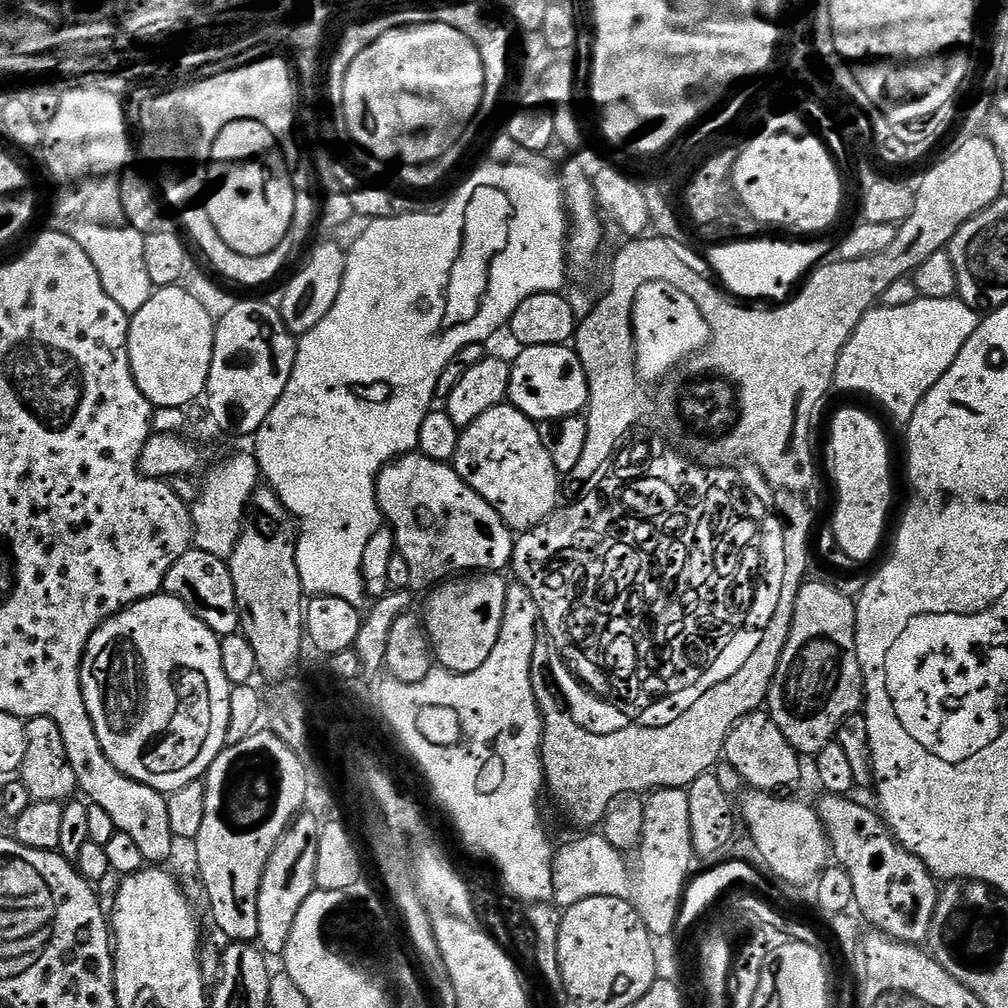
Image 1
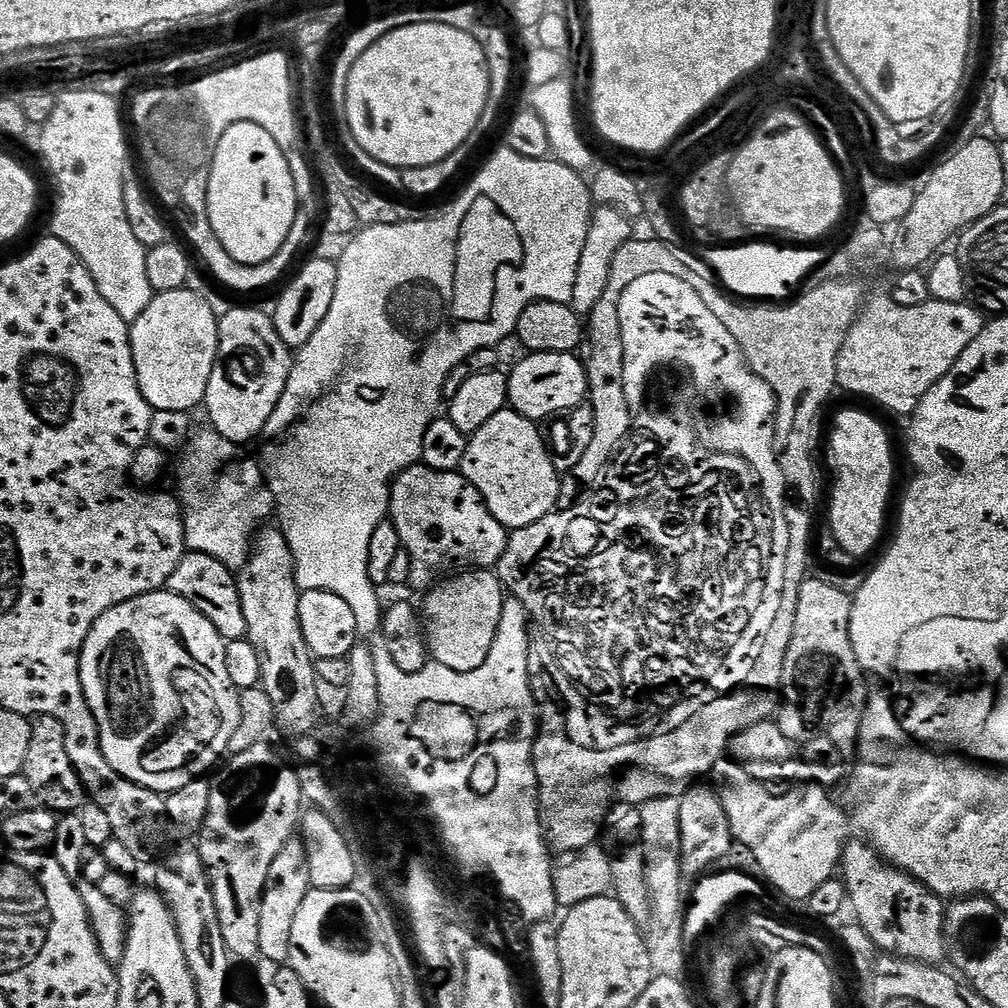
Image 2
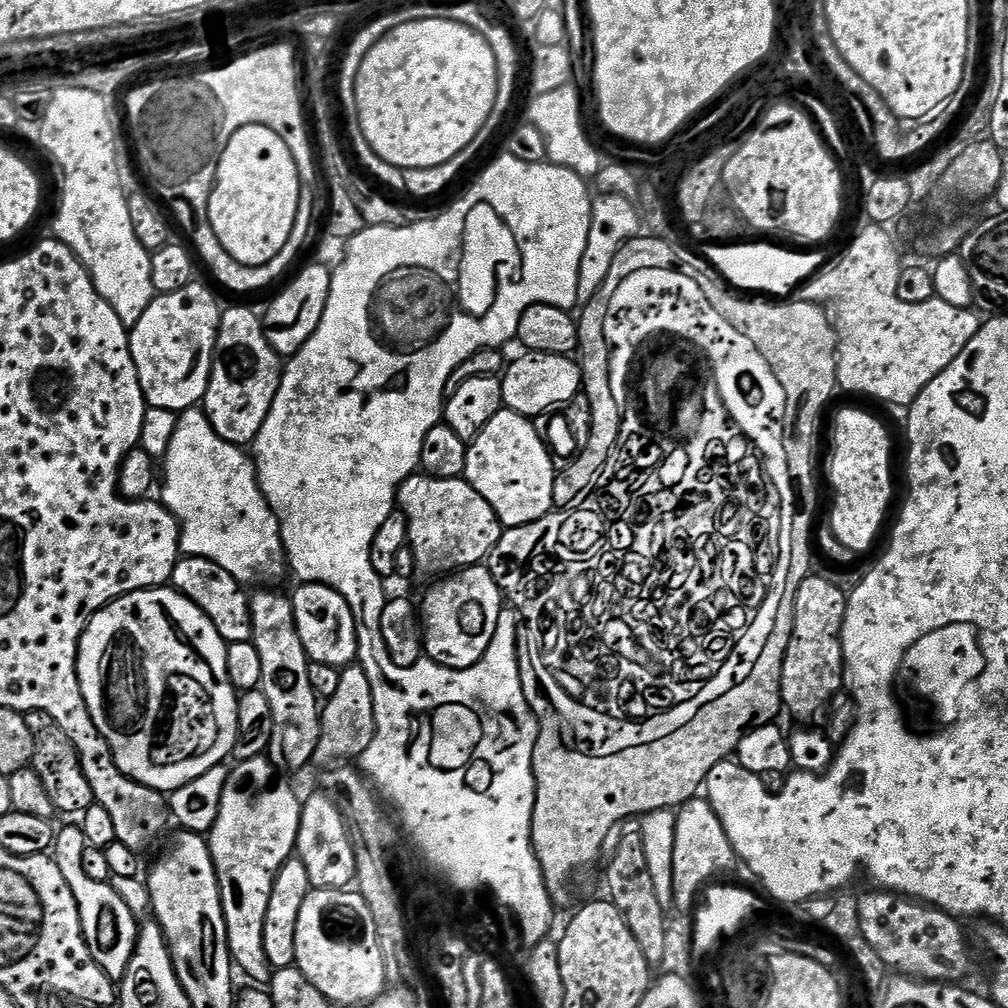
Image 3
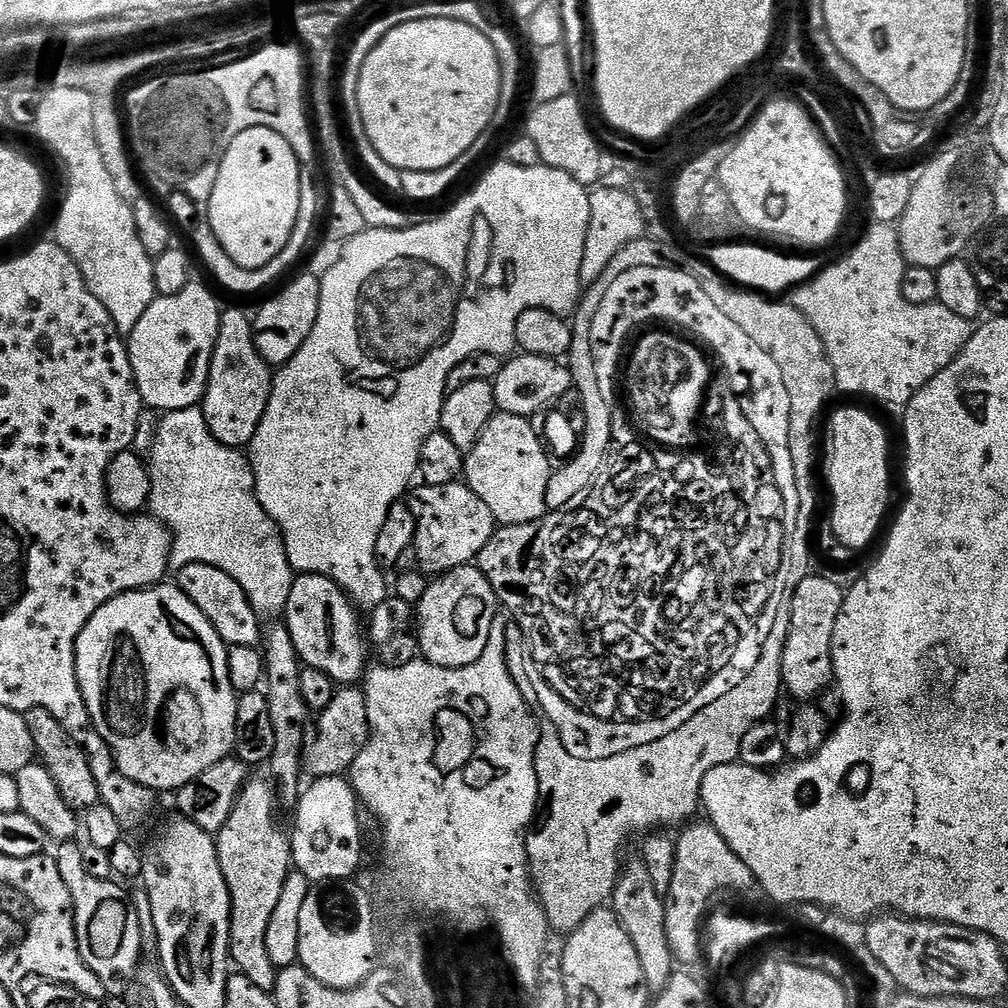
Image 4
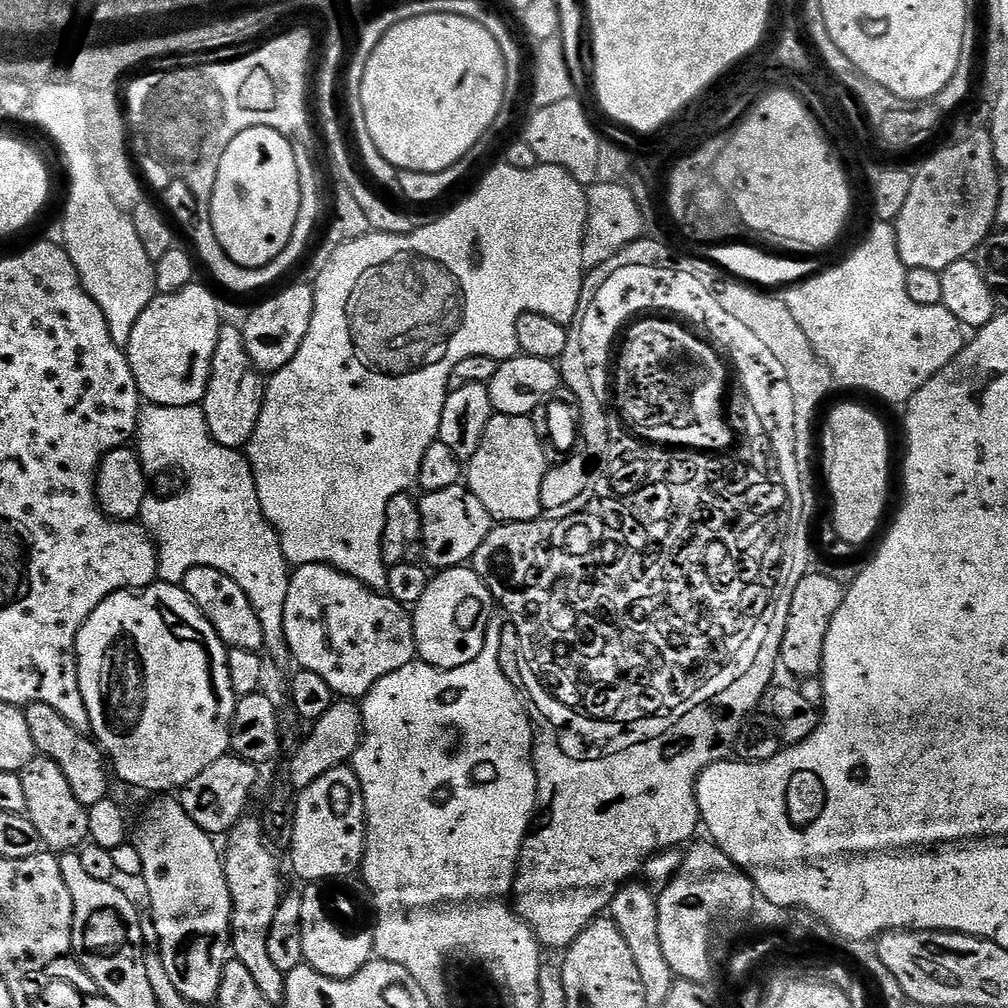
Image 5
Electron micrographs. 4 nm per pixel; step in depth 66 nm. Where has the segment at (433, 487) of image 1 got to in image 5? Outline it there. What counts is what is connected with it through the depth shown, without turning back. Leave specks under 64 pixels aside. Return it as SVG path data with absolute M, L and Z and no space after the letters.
M463 483L450 486L446 490L423 493L418 503L422 514L420 539L424 545L427 567L432 570L467 565L494 527L494 521L486 506L482 506L482 502L478 502L476 495Z

